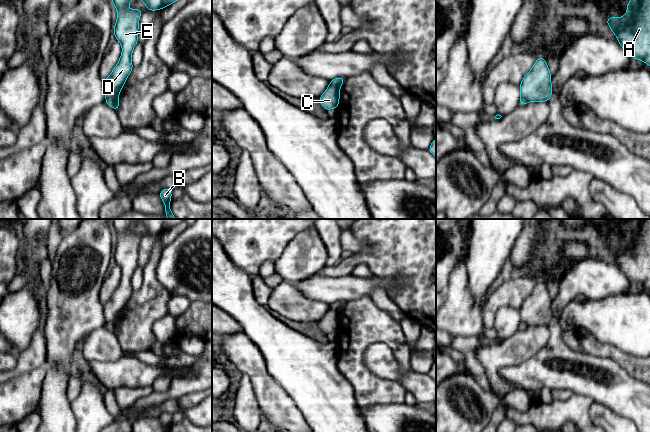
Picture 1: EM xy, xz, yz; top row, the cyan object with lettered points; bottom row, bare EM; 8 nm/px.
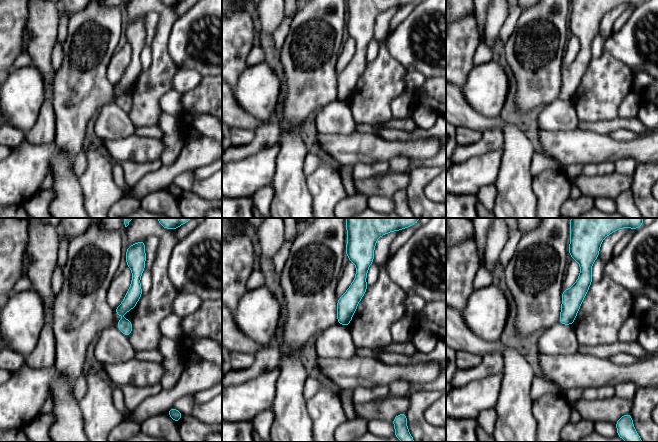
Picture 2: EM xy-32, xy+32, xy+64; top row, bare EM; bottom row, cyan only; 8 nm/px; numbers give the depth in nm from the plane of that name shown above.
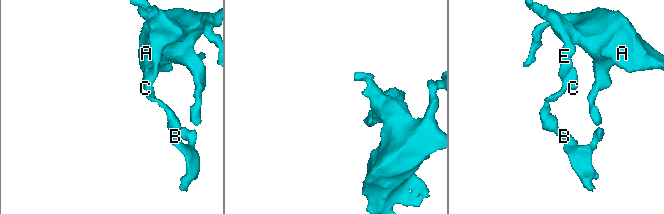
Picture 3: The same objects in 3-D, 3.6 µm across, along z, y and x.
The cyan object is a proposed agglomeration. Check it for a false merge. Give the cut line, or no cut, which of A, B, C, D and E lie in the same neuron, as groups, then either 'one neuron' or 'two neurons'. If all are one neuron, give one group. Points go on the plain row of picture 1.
xy (117, 320), (106, 322) | A C D E / B | two neurons

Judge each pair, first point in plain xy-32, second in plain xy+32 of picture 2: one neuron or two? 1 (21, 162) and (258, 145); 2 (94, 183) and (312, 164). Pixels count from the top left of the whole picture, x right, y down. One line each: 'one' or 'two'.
1: two
2: two

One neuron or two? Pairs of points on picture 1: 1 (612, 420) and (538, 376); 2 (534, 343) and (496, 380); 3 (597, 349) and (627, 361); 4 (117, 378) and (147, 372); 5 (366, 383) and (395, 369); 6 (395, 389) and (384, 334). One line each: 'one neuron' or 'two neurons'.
1: two neurons
2: one neuron
3: one neuron
4: one neuron
5: two neurons
6: one neuron

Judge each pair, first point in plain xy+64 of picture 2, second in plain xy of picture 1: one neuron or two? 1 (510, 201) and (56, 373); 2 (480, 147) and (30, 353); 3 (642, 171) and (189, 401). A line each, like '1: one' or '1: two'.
1: one
2: one
3: one

